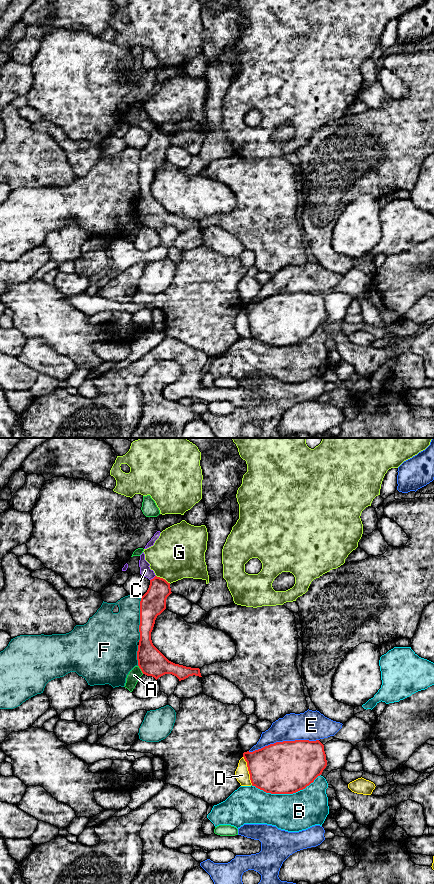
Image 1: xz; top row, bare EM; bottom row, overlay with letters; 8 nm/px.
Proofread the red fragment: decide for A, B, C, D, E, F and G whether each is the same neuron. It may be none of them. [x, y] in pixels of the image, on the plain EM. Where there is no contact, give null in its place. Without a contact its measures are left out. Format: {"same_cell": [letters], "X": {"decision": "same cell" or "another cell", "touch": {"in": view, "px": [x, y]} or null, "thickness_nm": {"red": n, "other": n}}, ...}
{"same_cell": [], "A": {"decision": "another cell", "touch": {"in": "xz", "px": [140, 220]}, "thickness_nm": {"red": 220, "other": 100}}, "B": {"decision": "another cell", "touch": {"in": "xz", "px": [285, 345]}, "thickness_nm": {"red": 420, "other": 300}}, "C": {"decision": "another cell", "touch": {"in": "xz", "px": [153, 130]}, "thickness_nm": {"red": 200, "other": 90}}, "D": {"decision": "another cell", "touch": {"in": "xz", "px": [248, 322]}, "thickness_nm": {"red": 420, "other": 120}}, "E": {"decision": "another cell", "touch": {"in": "xz", "px": [283, 293]}, "thickness_nm": {"red": 420, "other": 220}}, "F": {"decision": "another cell", "touch": {"in": "xz", "px": [140, 172]}, "thickness_nm": {"red": 200, "other": 380}}, "G": {"decision": "another cell", "touch": {"in": "xz", "px": [162, 130]}, "thickness_nm": {"red": 200, "other": 420}}}

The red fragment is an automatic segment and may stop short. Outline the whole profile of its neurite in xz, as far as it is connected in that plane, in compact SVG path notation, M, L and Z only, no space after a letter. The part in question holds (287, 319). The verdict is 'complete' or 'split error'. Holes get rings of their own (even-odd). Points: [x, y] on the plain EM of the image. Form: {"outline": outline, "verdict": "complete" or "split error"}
{"outline": "M295 292L270 296L253 304L244 304L252 338L271 346L293 346L305 341L320 328L327 318L324 297L319 293Z", "verdict": "complete"}

